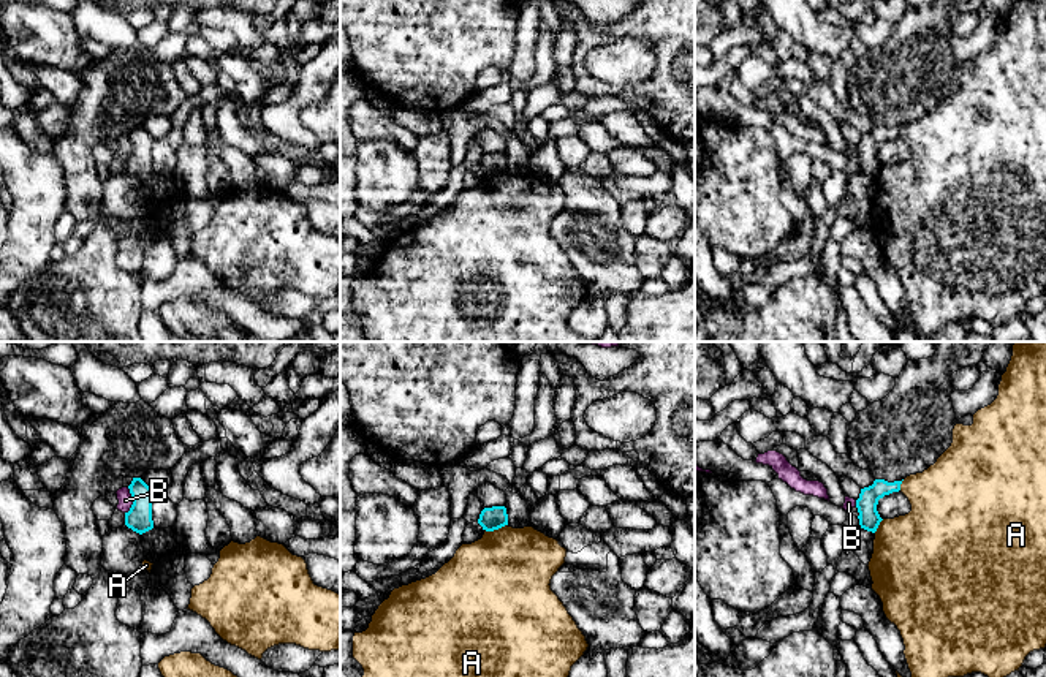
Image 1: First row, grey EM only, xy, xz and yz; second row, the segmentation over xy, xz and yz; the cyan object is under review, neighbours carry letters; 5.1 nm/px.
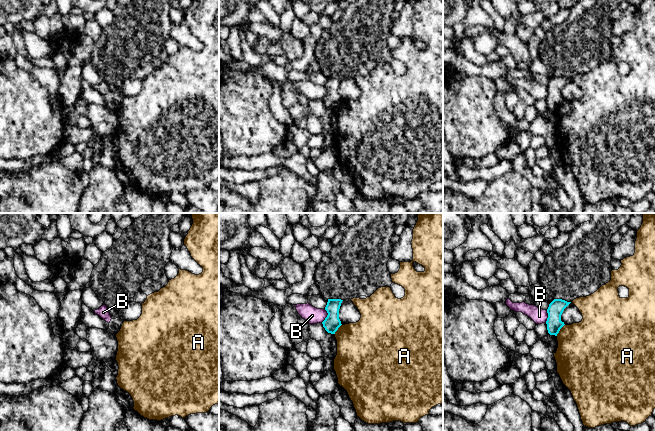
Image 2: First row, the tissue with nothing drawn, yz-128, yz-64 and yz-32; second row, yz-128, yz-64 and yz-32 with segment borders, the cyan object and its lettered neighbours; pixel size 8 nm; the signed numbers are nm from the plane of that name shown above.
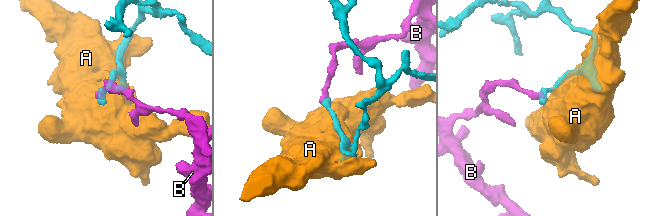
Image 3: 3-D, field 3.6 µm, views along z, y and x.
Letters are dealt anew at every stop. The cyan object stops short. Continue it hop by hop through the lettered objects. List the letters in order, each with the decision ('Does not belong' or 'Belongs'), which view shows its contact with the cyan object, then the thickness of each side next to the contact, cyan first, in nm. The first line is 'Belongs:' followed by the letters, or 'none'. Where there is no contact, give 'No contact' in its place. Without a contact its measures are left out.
Belongs: none
A: Does not belong. Touches cyan in xz. Thickness 120 nm (cyan) against 460 nm
B: Does not belong. Touches cyan in xy. Thickness 130 nm (cyan) against 80 nm

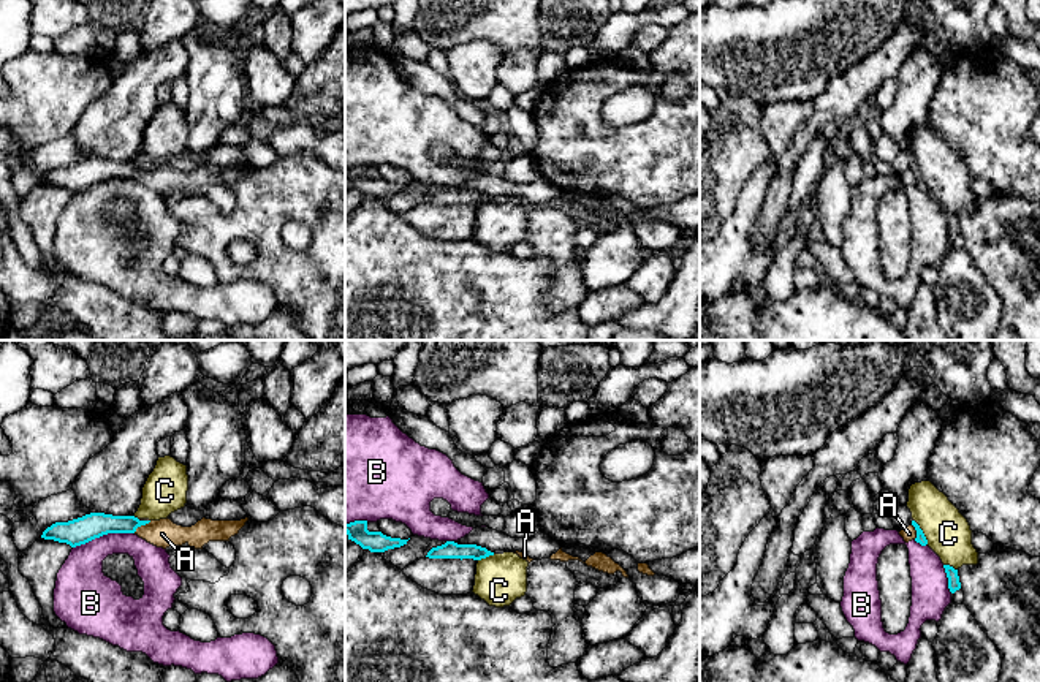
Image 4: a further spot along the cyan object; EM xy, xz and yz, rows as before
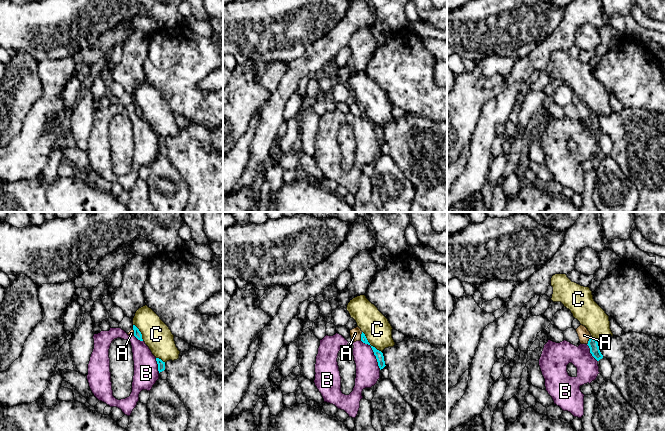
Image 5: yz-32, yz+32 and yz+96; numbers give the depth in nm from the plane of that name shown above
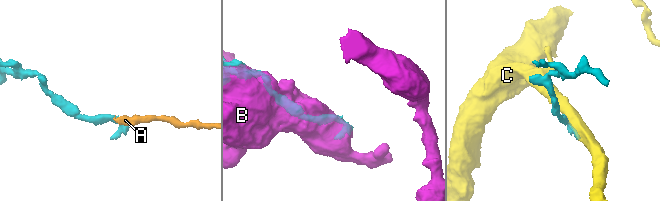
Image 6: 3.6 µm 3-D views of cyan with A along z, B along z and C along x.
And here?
Belongs: A
A: Belongs. Touches cyan in xy. Thickness 130 nm (cyan) against 140 nm
B: Does not belong. Touches cyan in xy. Thickness 140 nm (cyan) against 220 nm
C: Does not belong. Touches cyan in yz. Thickness 50 nm (cyan) against 220 nm

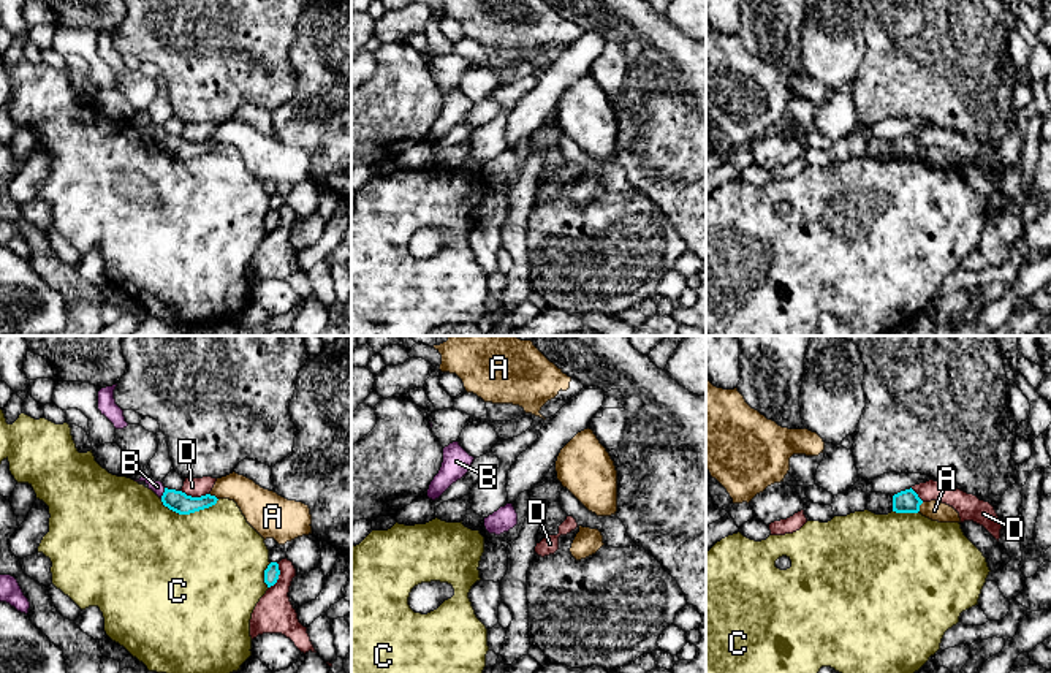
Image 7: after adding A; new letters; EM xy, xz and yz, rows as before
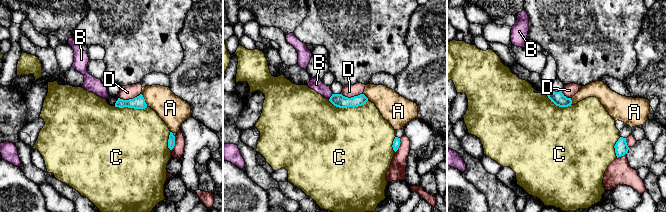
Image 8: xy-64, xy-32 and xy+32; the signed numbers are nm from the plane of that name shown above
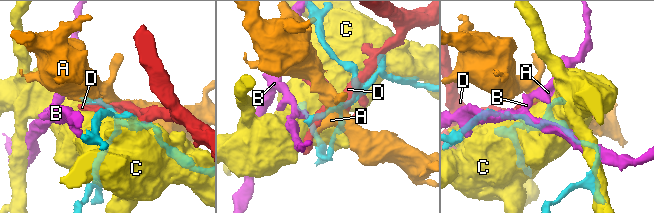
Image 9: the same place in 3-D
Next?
Belongs: none
A: Does not belong. Touches cyan in yz. Thickness 120 nm (cyan) against 100 nm
B: Does not belong. Touches cyan in xy. Thickness 110 nm (cyan) against 60 nm
C: Does not belong. Touches cyan in xy. Thickness 110 nm (cyan) against 500 nm
D: Does not belong. Touches cyan in xy. Thickness 110 nm (cyan) against 100 nm

